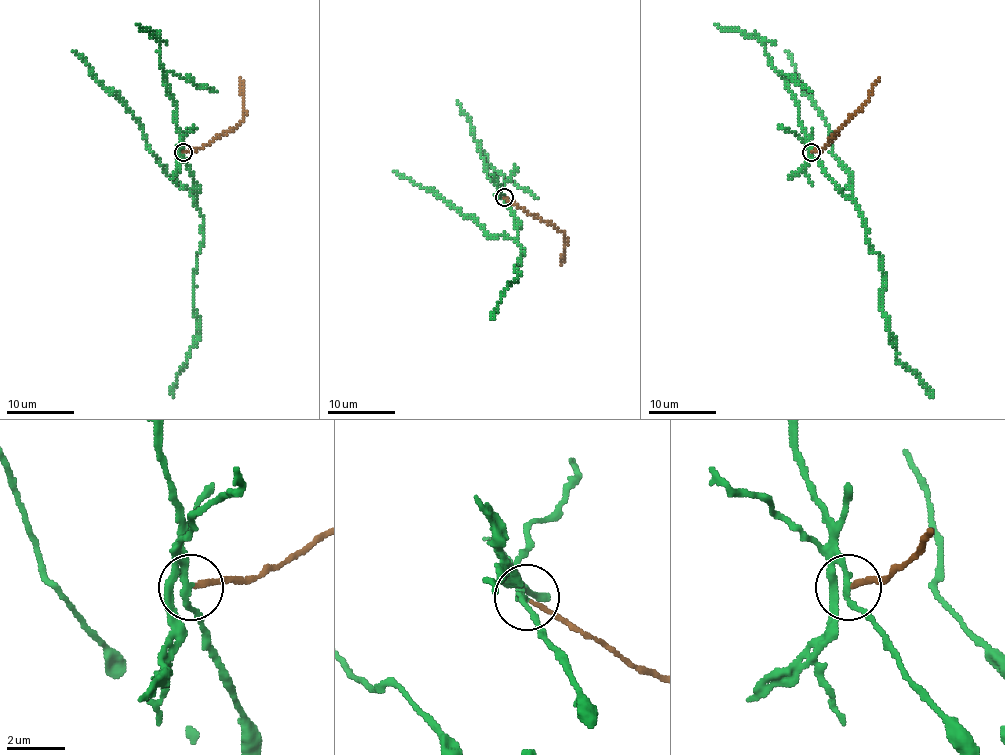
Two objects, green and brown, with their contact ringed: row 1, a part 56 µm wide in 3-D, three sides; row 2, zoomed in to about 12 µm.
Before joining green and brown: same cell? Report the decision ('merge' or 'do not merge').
do not merge

